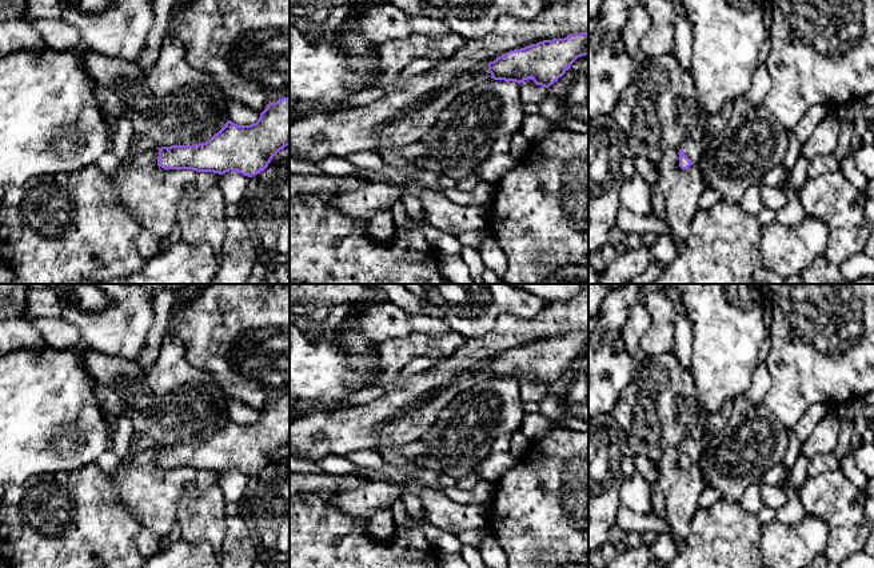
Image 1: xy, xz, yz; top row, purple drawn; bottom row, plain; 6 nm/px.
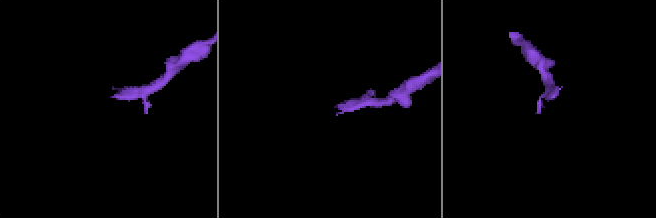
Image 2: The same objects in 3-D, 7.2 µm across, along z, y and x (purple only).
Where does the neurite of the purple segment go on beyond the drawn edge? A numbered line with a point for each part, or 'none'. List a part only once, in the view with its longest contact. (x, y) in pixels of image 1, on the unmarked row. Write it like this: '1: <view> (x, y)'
1: yz (693, 447)

